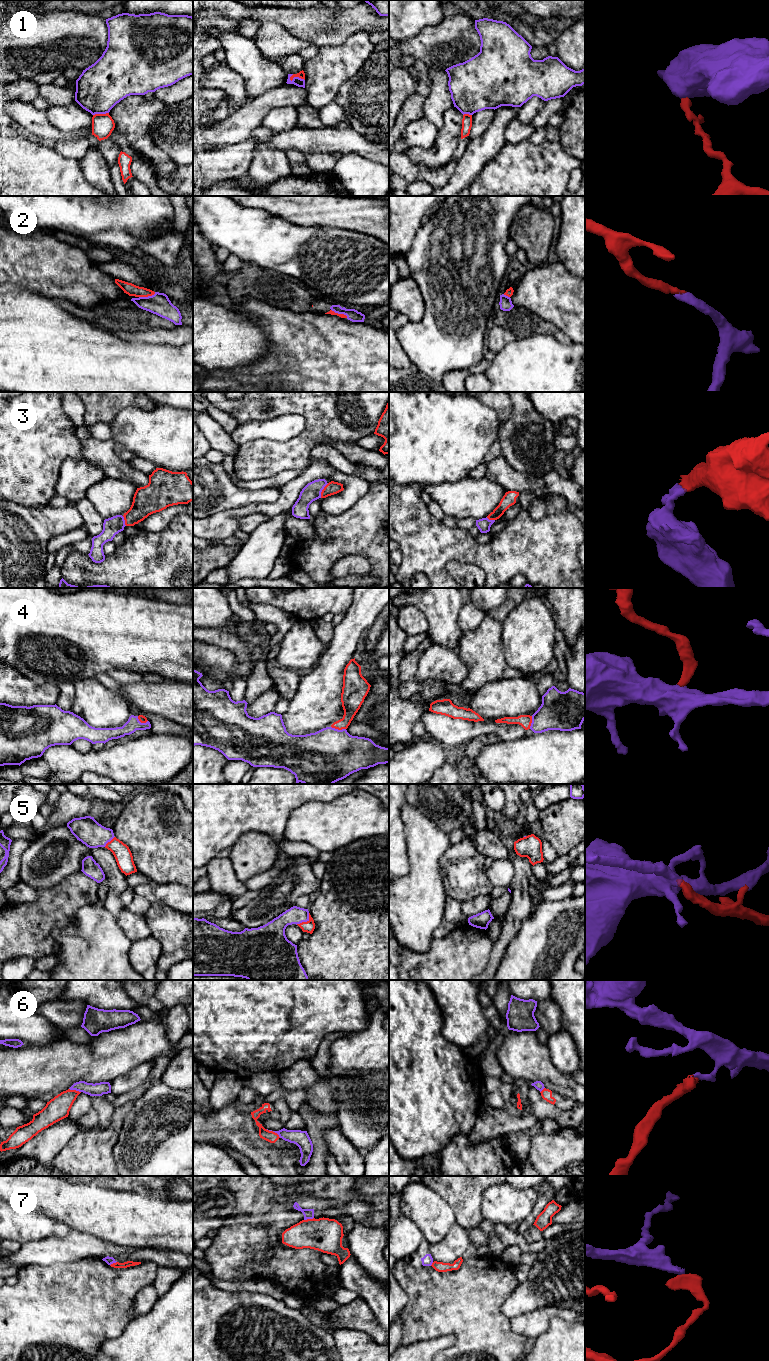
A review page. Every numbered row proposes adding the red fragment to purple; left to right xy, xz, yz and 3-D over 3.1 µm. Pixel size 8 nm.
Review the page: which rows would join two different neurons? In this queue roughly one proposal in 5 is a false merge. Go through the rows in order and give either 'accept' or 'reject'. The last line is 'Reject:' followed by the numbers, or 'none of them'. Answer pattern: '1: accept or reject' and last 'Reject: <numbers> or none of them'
1: reject
2: accept
3: accept
4: accept
5: accept
6: reject
7: reject
Reject: 1, 6, 7

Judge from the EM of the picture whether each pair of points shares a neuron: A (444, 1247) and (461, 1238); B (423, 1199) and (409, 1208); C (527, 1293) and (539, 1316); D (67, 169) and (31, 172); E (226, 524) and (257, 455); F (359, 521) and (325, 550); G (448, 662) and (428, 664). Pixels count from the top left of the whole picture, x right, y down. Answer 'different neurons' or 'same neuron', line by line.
A: same neuron
B: same neuron
C: different neurons
D: same neuron
E: different neurons
F: same neuron
G: same neuron

